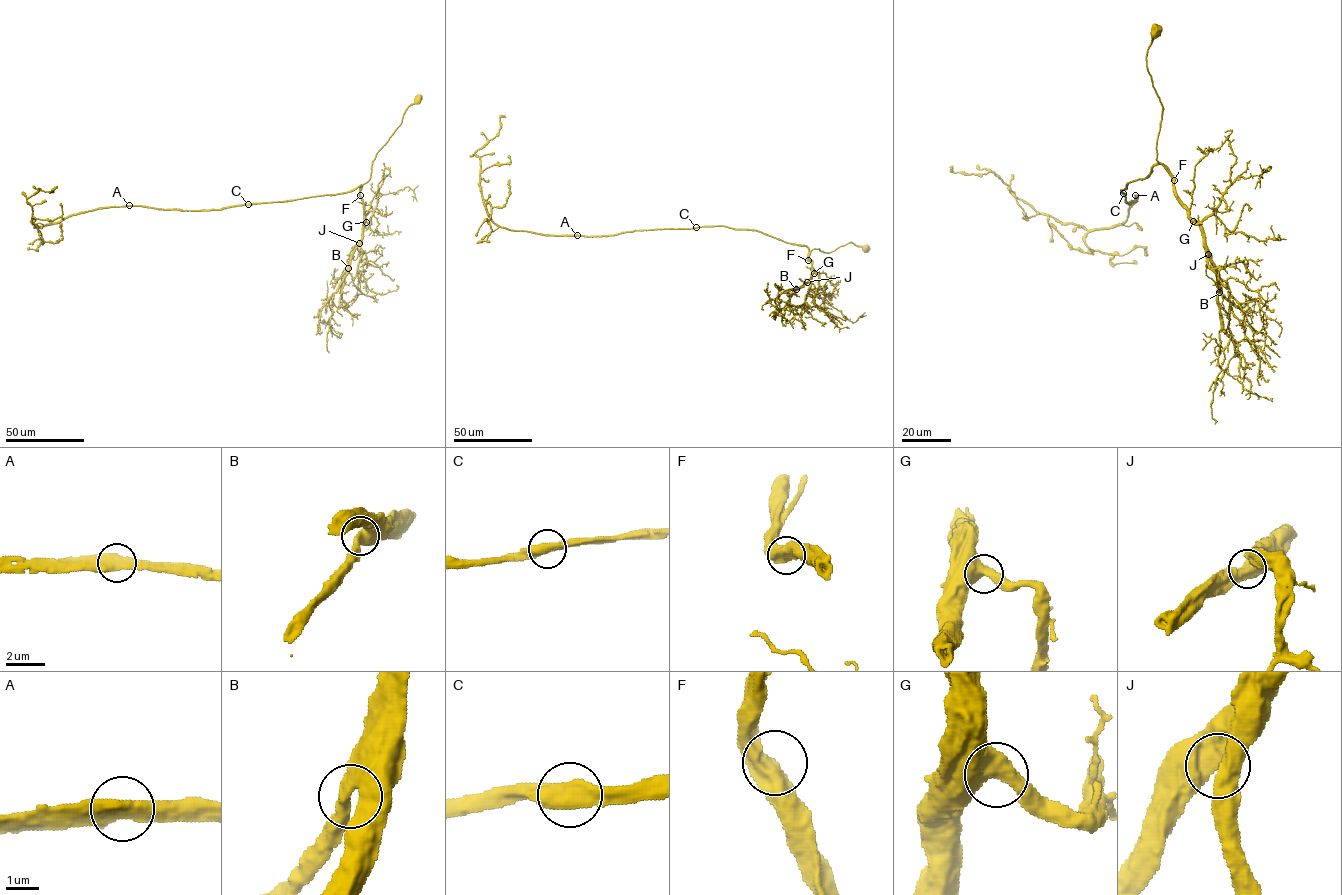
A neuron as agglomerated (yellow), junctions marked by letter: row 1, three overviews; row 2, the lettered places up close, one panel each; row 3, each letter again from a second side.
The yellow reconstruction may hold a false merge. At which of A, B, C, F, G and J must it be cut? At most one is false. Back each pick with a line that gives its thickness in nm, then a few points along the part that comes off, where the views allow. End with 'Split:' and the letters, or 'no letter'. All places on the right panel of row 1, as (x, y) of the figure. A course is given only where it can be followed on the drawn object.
Split: no letter

